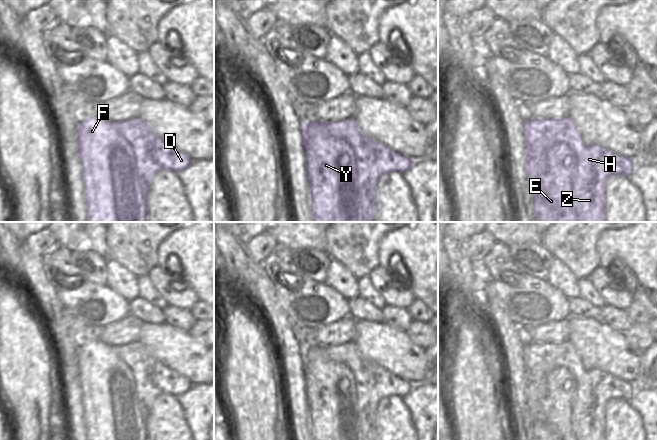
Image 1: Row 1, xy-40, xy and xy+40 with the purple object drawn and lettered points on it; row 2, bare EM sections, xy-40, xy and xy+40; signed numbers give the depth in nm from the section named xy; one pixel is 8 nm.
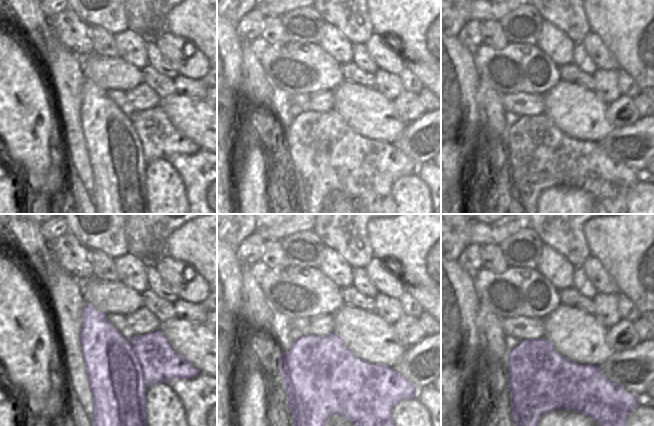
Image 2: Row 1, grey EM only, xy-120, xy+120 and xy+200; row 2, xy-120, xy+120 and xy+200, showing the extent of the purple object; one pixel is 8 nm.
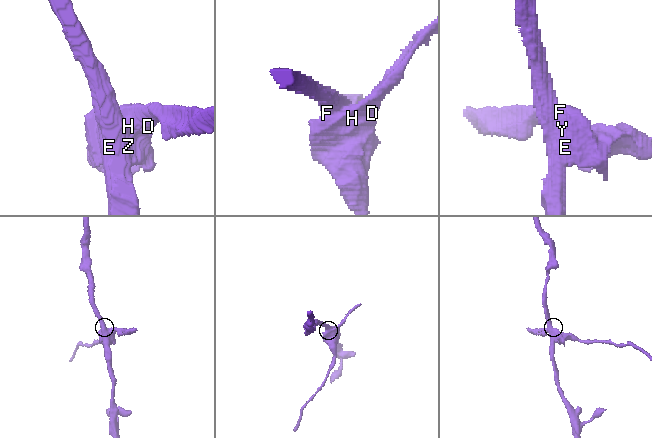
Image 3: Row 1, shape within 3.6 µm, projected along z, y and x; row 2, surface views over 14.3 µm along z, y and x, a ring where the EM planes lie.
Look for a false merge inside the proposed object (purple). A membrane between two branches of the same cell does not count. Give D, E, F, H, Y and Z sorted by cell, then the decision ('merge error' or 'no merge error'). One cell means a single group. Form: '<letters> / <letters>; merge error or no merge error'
D H Z / E F Y; merge error

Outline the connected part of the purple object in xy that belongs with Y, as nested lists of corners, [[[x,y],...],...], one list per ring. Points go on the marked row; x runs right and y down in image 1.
[[[314,120],[303,126],[303,148],[305,150],[305,170],[311,195],[313,222],[365,222],[359,204],[357,190],[357,158],[351,145],[344,139],[334,137],[325,128],[328,121]]]

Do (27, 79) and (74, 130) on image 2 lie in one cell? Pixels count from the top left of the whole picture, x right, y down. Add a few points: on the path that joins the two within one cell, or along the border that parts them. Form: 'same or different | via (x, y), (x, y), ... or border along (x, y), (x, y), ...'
different | border along (51, 91), (62, 134)

